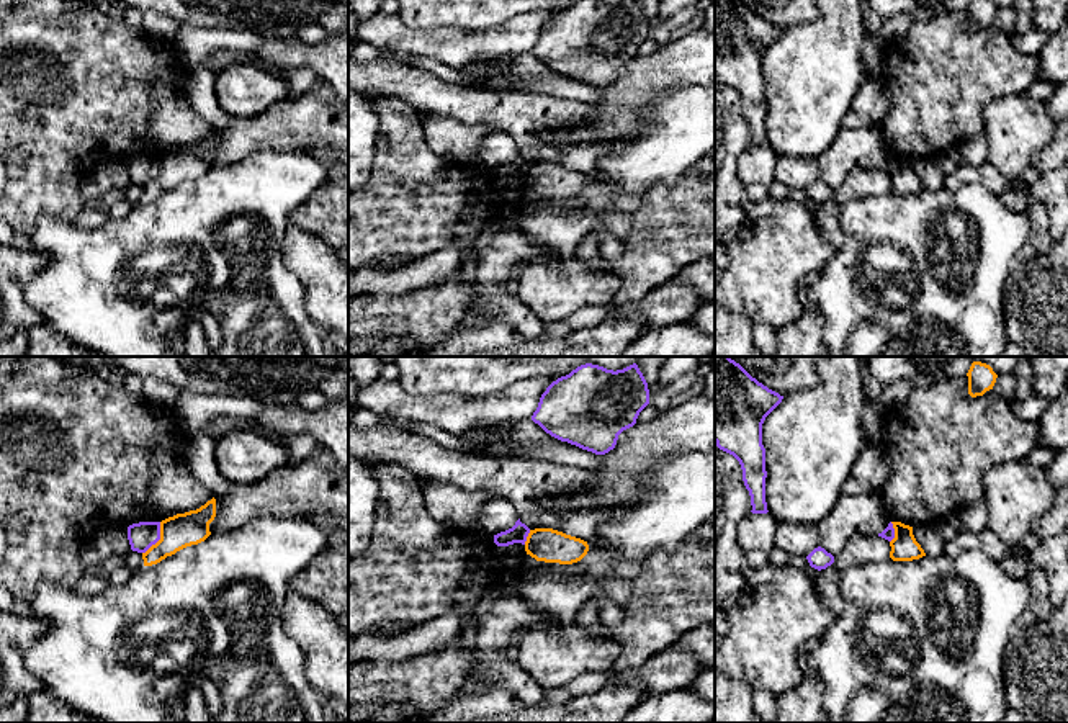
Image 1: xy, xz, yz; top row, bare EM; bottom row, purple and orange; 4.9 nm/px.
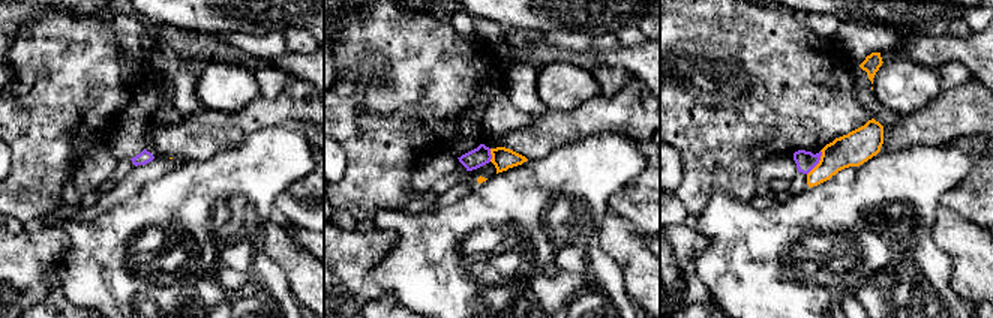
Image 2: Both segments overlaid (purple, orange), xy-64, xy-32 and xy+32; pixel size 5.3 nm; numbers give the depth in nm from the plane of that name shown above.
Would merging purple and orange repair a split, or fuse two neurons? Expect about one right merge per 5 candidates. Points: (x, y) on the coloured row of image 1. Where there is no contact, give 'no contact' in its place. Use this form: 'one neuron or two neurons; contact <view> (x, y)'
two neurons; contact xy (159, 538)

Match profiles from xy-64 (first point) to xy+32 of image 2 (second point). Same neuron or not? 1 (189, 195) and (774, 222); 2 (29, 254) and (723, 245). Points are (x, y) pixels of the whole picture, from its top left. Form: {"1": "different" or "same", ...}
{"1": "same", "2": "different"}

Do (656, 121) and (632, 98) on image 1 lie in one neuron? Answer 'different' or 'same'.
different

